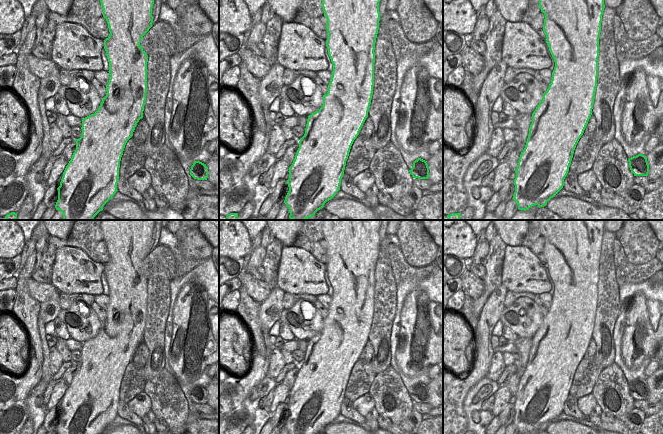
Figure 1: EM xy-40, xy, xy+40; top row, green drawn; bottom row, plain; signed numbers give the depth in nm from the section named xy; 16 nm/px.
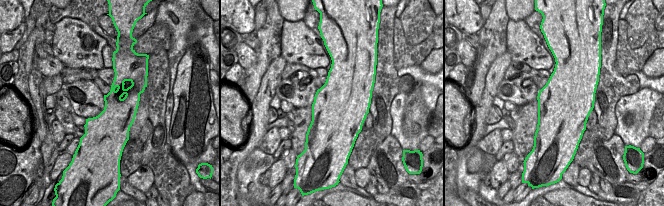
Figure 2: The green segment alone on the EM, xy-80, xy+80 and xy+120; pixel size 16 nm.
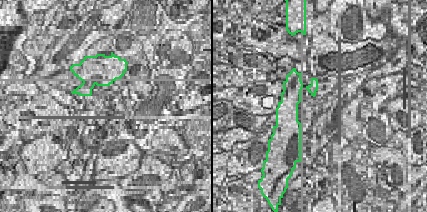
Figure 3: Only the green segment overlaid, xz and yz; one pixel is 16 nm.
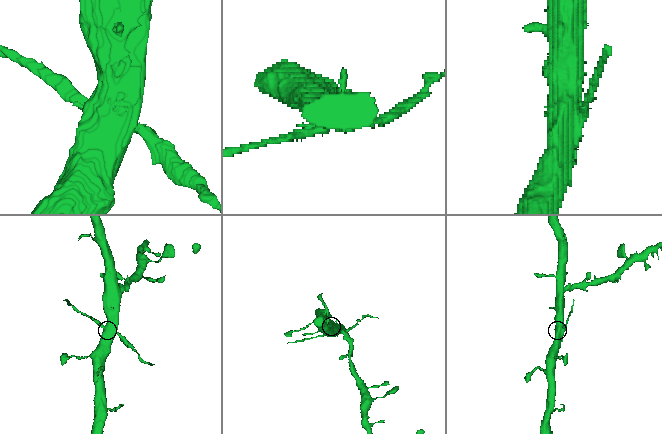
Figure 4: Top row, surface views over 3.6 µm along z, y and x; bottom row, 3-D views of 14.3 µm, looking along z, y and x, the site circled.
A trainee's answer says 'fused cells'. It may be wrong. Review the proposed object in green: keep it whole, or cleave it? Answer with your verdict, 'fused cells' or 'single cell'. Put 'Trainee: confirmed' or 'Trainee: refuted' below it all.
fused cells
Trainee: confirmed

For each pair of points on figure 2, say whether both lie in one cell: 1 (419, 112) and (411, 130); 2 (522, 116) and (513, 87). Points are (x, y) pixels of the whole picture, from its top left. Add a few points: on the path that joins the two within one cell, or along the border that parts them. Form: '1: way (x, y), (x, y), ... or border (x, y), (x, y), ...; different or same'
1: way (417, 116), (411, 126); same
2: border (536, 98), (516, 106); different

